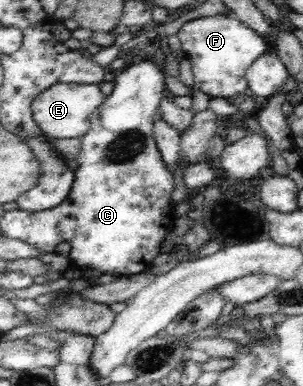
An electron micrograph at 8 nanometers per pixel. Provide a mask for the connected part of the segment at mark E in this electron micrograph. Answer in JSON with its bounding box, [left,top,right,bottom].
[32,82,104,139]

